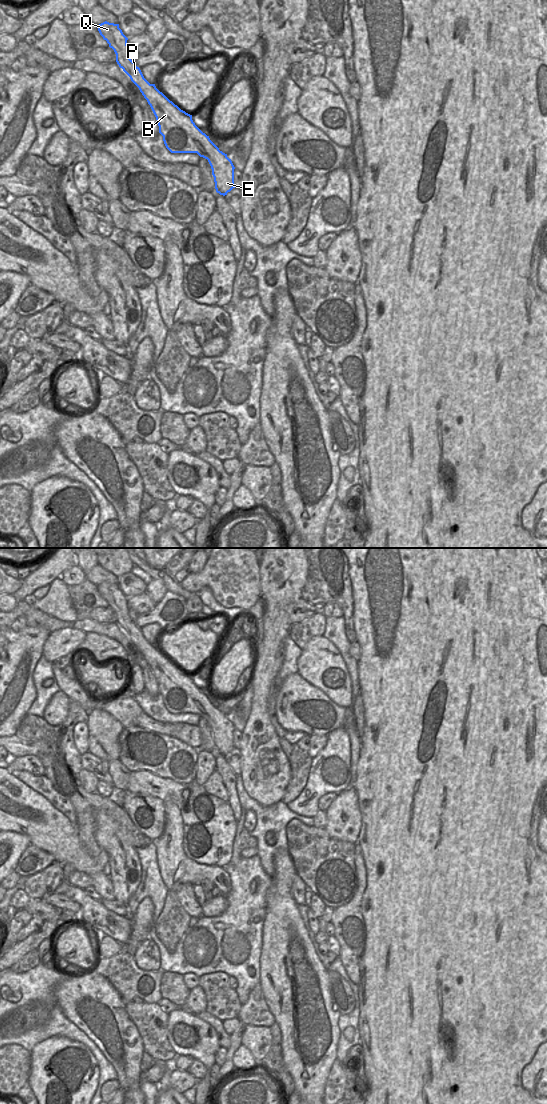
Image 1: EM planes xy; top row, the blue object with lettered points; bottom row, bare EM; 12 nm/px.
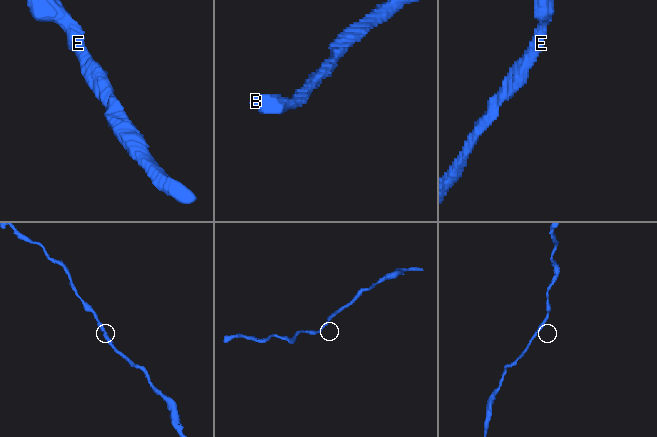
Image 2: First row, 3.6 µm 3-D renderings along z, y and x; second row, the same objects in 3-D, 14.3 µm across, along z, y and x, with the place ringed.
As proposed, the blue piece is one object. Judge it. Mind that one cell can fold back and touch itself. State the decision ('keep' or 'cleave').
keep

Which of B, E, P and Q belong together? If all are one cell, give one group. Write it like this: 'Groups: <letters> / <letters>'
Groups: B E P Q.

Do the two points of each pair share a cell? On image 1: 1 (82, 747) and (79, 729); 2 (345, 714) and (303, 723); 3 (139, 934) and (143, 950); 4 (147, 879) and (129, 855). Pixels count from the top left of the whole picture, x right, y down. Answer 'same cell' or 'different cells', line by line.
1: same cell
2: same cell
3: different cells
4: different cells

